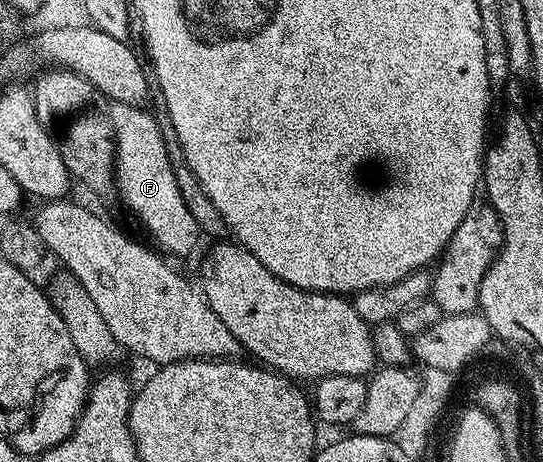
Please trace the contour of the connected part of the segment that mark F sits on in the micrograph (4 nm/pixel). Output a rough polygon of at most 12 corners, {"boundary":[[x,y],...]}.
{"boundary":[[115,105],[116,194],[155,247],[192,253],[200,231],[154,114]]}

